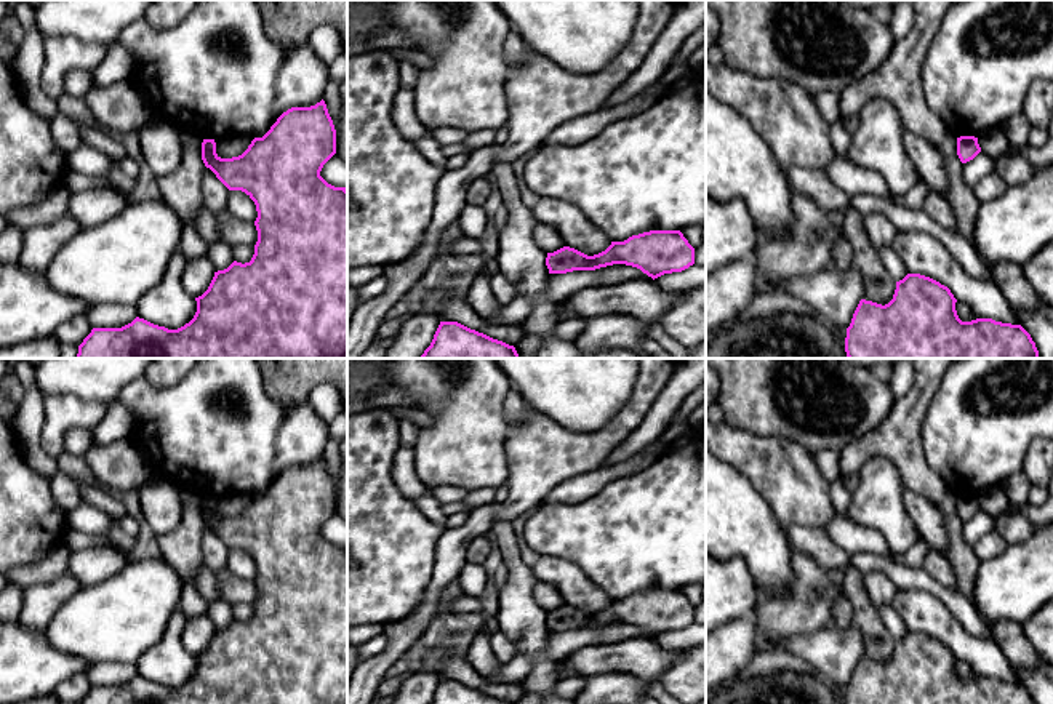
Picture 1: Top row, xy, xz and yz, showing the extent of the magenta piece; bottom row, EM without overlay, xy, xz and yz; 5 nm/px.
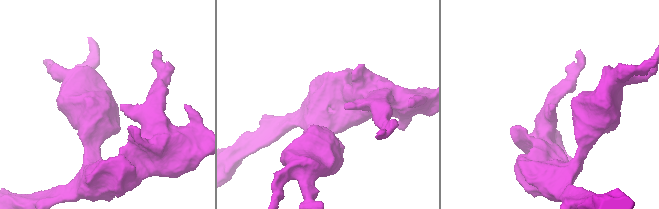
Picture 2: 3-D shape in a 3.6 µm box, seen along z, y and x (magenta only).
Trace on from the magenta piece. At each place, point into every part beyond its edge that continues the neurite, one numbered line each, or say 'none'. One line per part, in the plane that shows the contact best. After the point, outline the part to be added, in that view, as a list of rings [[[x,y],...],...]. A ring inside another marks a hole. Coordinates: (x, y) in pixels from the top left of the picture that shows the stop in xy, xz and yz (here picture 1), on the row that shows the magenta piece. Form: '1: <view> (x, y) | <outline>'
none

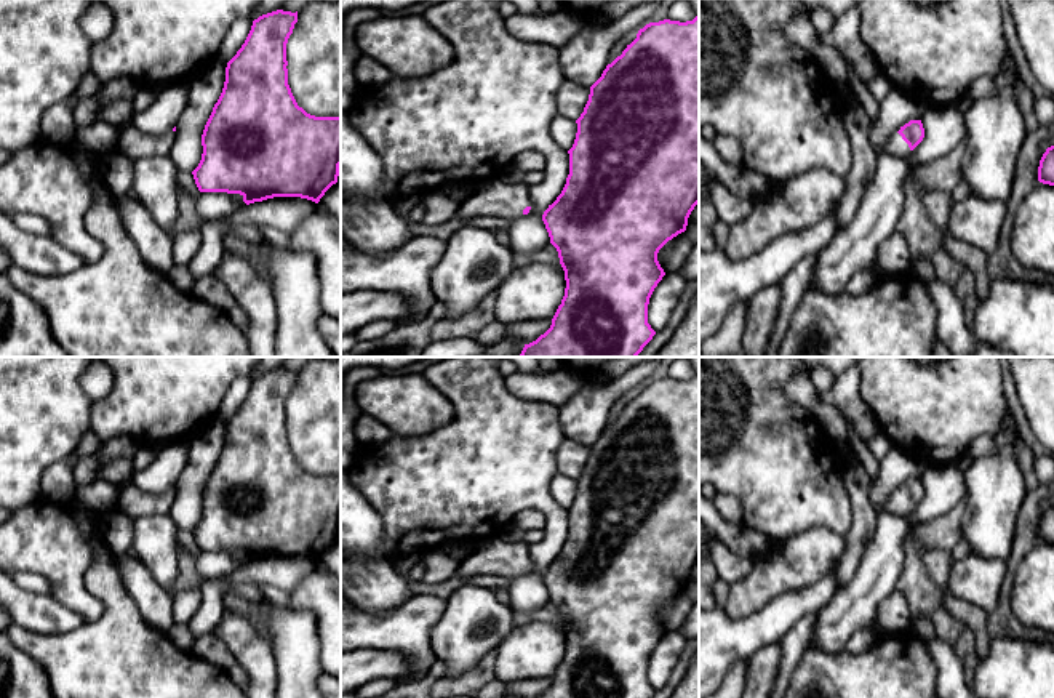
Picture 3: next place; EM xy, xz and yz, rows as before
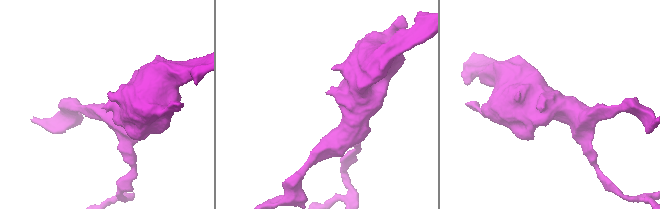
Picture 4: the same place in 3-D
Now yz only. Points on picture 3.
1: yz (896, 146) | [[[894,133],[888,144],[888,152],[892,154],[894,157],[907,157],[910,152],[913,152],[908,144],[902,139],[902,136],[899,133]]]

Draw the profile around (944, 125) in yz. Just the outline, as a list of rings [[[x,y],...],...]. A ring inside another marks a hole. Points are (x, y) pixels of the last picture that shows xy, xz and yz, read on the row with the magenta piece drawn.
[[[924,106],[921,123],[923,141],[902,157],[910,166],[924,166],[966,139],[964,117],[956,106]]]

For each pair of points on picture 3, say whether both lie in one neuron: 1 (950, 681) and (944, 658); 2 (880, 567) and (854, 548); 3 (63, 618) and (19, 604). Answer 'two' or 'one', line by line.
1: one
2: two
3: one

